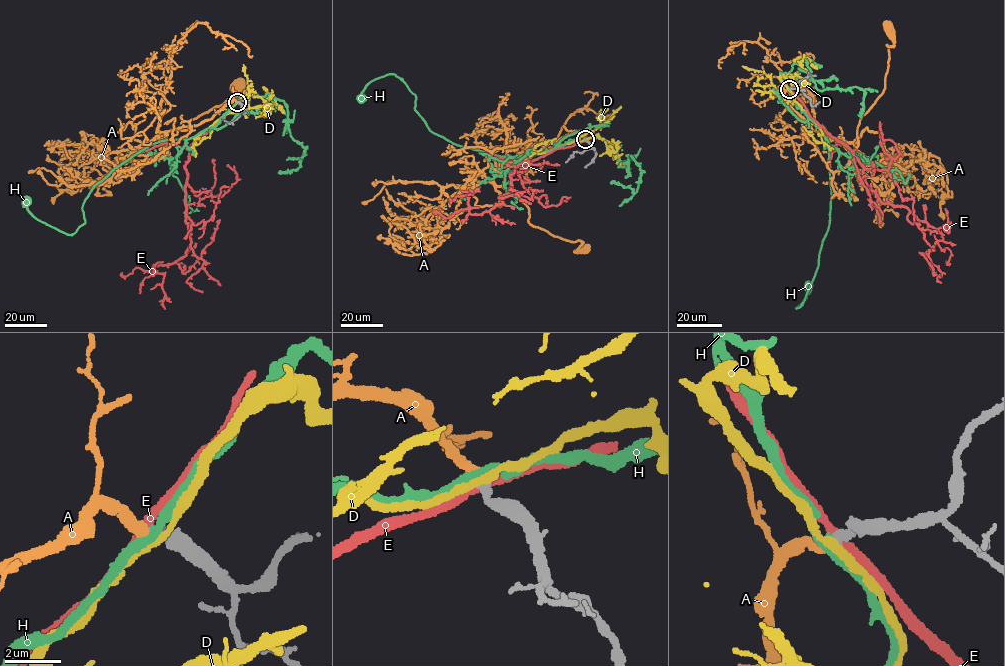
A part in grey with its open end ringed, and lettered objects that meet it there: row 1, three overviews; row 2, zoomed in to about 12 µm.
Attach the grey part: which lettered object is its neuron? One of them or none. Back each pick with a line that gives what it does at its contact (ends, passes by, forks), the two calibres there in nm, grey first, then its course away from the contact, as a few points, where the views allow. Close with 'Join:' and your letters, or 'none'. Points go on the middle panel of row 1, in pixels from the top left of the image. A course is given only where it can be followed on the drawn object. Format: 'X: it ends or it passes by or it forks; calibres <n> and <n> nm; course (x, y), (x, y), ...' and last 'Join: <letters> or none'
A: it ends; calibres 320 and 360 nm; course (585, 139), (572, 133), (525, 159), (503, 163), (493, 182), (527, 206), (530, 224), (579, 240), (583, 249)
Join: A

